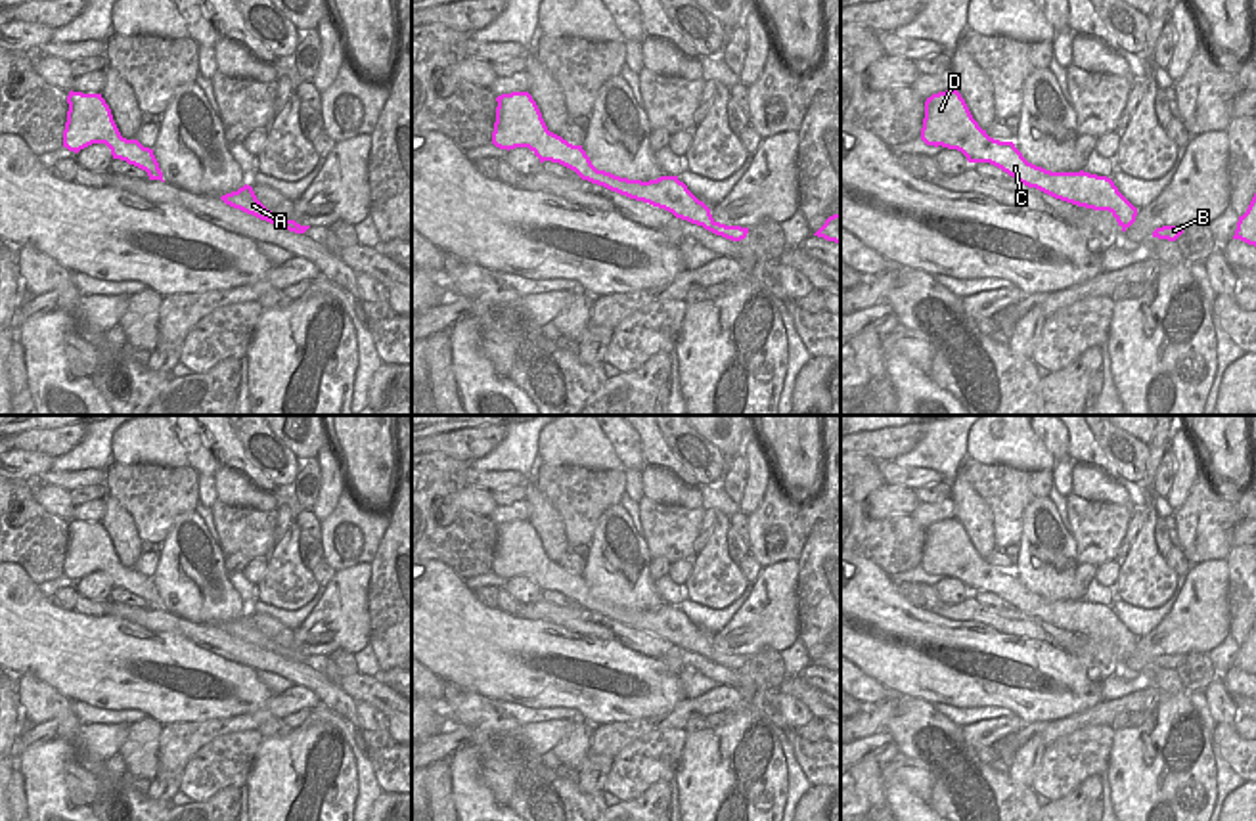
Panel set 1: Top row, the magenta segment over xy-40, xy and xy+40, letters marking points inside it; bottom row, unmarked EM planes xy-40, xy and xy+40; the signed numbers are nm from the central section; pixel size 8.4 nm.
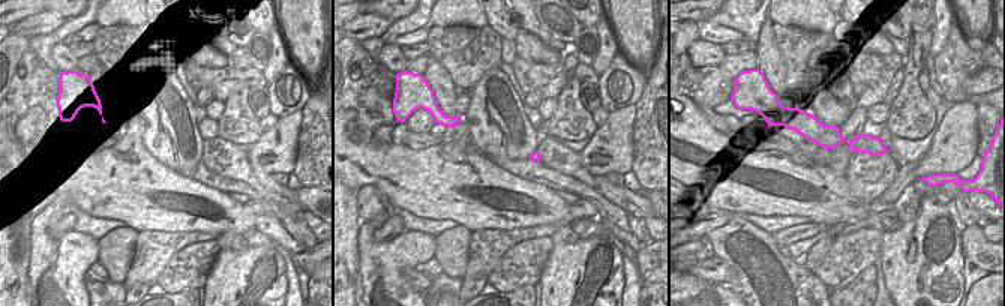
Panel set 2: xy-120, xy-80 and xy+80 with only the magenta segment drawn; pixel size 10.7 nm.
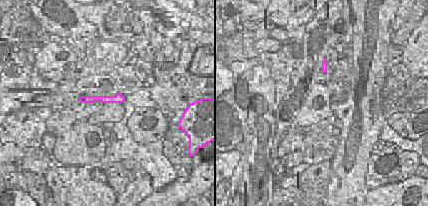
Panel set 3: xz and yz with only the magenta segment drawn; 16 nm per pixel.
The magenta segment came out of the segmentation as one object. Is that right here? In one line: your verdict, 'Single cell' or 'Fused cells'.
Single cell

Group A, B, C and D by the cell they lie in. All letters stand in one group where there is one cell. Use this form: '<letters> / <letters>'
A B C D

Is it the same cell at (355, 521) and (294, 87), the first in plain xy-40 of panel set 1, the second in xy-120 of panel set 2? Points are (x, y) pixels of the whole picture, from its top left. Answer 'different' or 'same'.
same

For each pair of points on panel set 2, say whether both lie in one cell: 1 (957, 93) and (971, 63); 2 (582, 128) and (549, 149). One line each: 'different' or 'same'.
1: same
2: different

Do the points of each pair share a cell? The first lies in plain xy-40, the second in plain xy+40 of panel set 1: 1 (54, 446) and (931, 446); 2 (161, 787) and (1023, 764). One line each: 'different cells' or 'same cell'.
1: different cells
2: same cell

